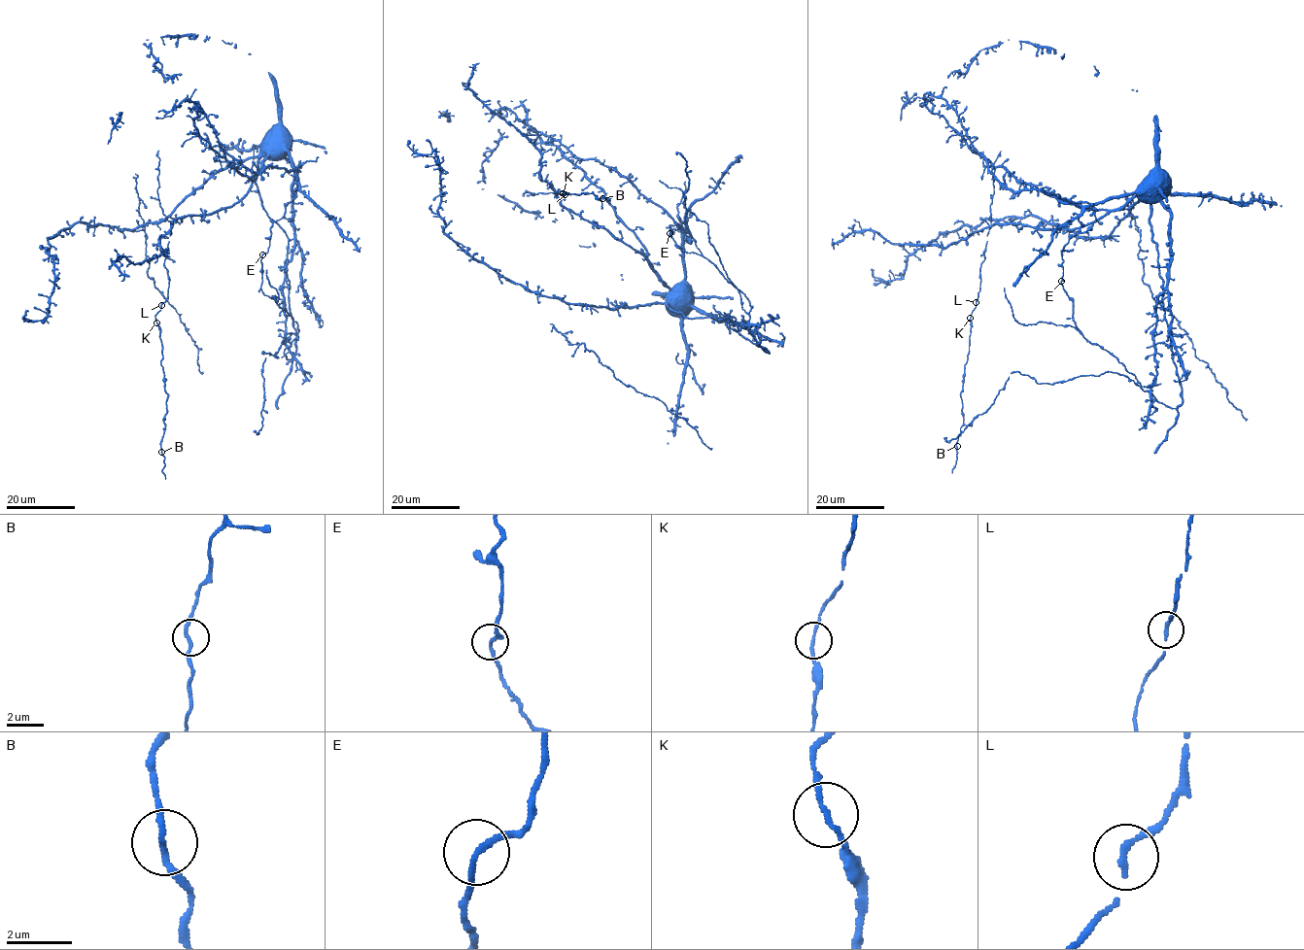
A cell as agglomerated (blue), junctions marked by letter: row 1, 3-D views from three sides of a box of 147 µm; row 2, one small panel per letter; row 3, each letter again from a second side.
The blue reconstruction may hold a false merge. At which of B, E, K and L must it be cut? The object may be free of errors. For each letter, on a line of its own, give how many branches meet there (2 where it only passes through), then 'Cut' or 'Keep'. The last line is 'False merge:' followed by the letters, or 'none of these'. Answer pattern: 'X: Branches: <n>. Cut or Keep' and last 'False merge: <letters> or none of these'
B: Branches: 2. Keep
E: Branches: 2. Keep
K: Branches: 2. Keep
L: Branches: 2. Keep
False merge: none of these

